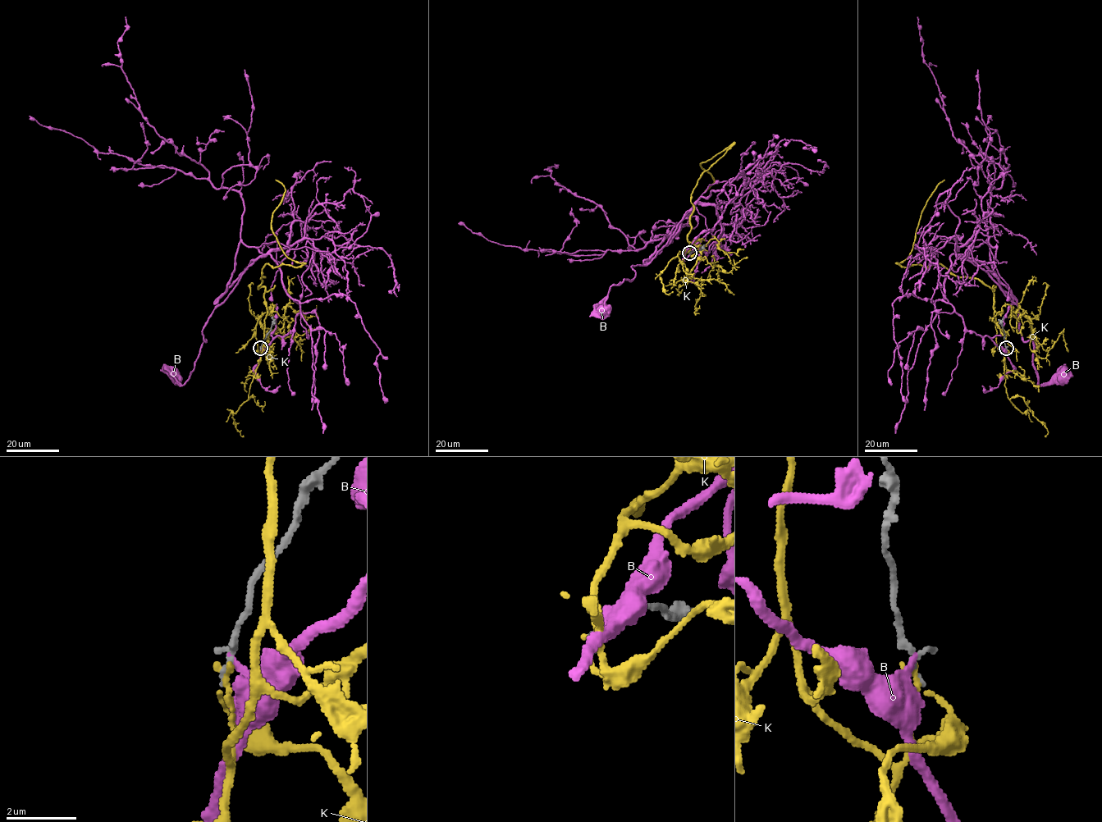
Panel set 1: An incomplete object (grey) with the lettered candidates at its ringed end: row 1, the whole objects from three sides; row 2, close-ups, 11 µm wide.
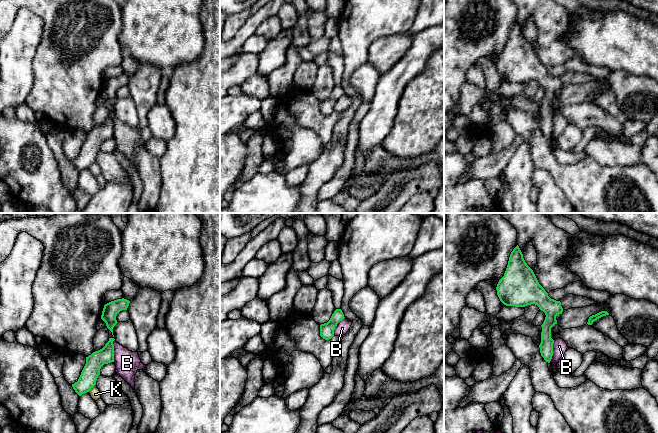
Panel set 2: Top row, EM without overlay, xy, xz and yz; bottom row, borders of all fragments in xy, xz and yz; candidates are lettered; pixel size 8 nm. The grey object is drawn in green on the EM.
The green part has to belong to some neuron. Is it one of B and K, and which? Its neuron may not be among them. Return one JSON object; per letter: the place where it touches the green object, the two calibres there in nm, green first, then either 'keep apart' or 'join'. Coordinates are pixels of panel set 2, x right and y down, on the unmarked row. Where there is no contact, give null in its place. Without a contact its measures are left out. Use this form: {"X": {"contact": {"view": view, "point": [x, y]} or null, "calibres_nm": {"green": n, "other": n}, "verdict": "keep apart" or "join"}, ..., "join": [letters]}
{"B": {"contact": {"view": "xy", "point": [113, 121]}, "calibres_nm": {"green": 140, "other": 200}, "verdict": "keep apart"}, "K": {"contact": {"view": "xy", "point": [91, 163]}, "calibres_nm": {"green": 140, "other": 90}, "verdict": "keep apart"}, "join": []}

